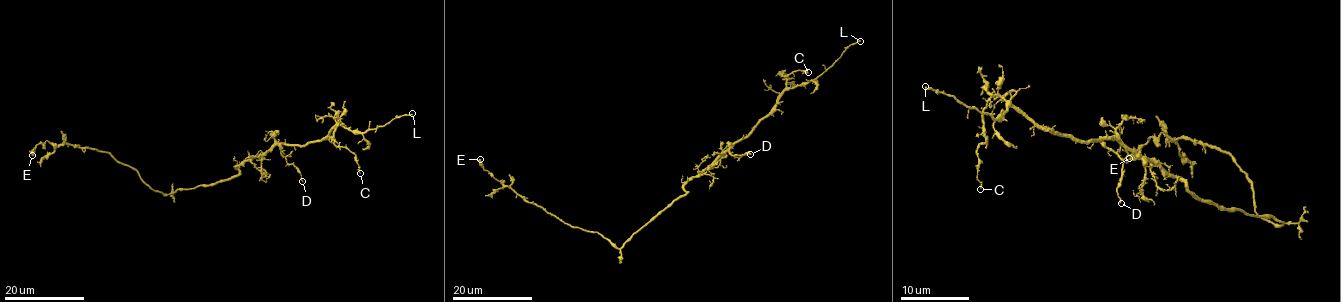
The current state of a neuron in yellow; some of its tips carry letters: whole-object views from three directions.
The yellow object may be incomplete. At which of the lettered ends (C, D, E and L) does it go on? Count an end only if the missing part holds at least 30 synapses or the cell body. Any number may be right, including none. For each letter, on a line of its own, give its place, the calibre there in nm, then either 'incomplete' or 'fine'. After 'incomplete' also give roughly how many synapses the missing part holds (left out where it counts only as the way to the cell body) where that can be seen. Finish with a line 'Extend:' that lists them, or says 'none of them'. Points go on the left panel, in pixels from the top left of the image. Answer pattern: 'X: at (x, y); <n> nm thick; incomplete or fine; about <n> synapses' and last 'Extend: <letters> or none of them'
C: at (360, 173); 100 nm thick; fine
D: at (302, 181); 160 nm thick; fine
E: at (32, 155); 280 nm thick; fine
L: at (412, 113); 180 nm thick; incomplete
Extend: L

